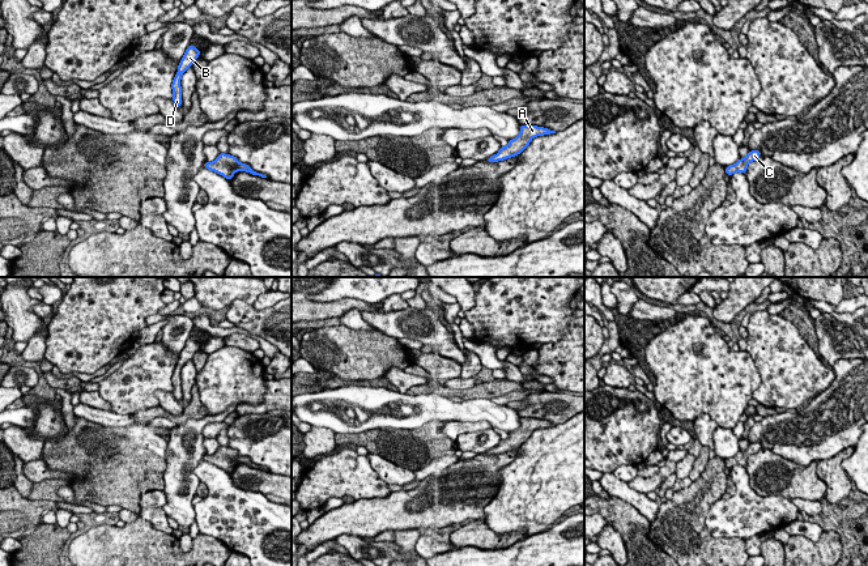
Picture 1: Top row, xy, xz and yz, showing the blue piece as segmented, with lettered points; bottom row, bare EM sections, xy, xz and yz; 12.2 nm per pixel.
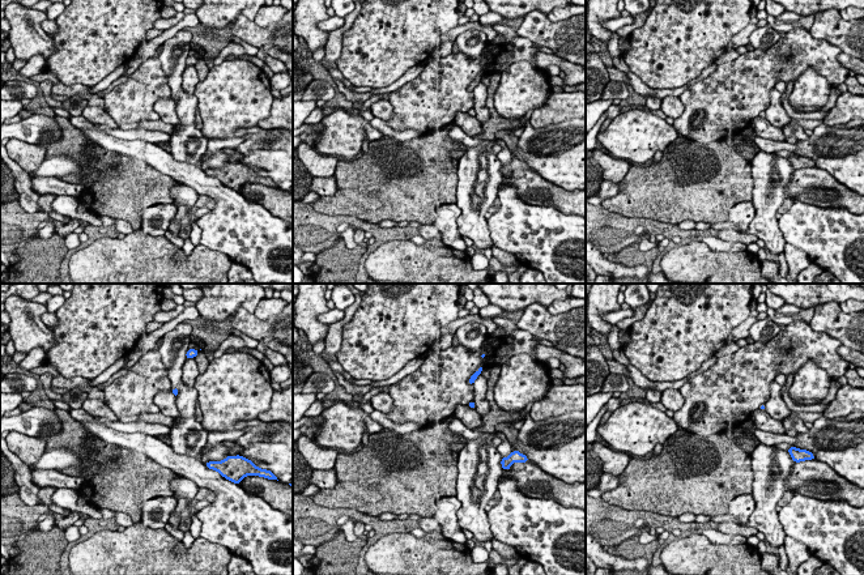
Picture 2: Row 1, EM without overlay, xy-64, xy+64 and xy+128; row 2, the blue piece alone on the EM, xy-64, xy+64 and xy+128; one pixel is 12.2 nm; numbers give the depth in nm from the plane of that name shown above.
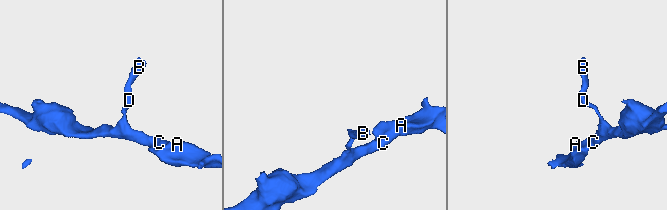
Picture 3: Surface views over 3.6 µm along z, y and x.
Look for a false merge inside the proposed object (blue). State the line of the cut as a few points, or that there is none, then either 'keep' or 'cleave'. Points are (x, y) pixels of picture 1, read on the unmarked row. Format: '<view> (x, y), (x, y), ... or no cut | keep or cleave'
no cut | keep

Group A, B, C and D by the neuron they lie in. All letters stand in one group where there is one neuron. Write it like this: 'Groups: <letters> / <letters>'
Groups: A B C D

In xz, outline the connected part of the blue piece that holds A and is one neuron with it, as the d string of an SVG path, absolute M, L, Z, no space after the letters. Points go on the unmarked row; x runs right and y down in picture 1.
M520 418L520 426L518 430L509 433L506 439L501 439L495 448L486 451L486 455L498 455L515 448L519 448L529 437L531 433L536 429L552 427L556 424L549 421L537 420L537 418Z

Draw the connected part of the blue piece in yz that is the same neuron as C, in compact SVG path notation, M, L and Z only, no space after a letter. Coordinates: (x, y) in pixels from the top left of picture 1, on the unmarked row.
M749 443L748 448L744 451L740 451L736 456L729 458L726 460L726 467L731 469L735 465L746 465L748 458L753 454L757 454L761 450L760 443Z

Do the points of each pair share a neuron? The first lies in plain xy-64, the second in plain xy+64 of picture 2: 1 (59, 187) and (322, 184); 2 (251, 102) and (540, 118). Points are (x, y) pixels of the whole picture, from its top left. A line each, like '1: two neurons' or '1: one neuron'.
1: one neuron
2: two neurons

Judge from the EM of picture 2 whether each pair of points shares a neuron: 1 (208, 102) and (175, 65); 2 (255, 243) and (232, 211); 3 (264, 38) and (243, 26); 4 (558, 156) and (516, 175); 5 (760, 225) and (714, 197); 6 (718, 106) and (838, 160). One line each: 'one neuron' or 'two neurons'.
1: two neurons
2: one neuron
3: one neuron
4: two neurons
5: two neurons
6: two neurons

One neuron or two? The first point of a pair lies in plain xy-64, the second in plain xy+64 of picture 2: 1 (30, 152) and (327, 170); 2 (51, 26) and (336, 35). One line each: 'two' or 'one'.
1: one
2: two

